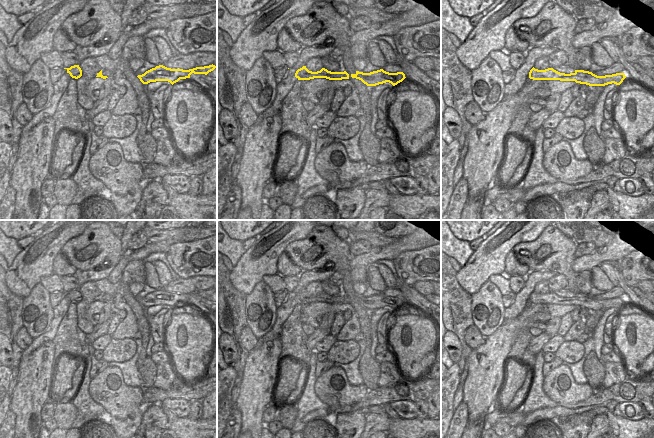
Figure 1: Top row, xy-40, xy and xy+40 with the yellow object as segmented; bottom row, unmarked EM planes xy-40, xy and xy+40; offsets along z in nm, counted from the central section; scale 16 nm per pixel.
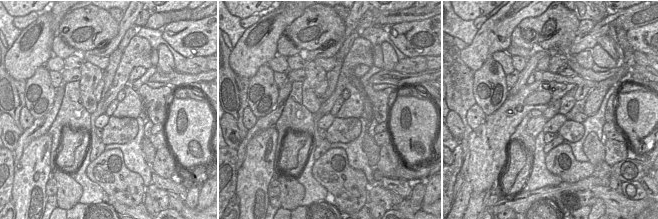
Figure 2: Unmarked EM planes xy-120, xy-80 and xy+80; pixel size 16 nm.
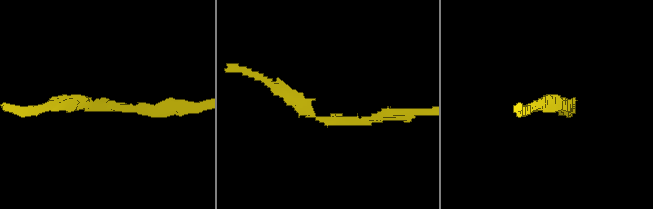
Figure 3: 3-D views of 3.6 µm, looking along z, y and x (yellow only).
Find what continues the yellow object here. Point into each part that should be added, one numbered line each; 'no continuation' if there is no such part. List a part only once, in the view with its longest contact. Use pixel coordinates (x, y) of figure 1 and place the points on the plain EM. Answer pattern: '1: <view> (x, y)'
no continuation

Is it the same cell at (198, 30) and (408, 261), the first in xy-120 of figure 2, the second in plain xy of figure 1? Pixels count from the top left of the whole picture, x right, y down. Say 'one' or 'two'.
one

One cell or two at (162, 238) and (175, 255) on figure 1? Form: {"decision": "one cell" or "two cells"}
{"decision": "two cells"}

